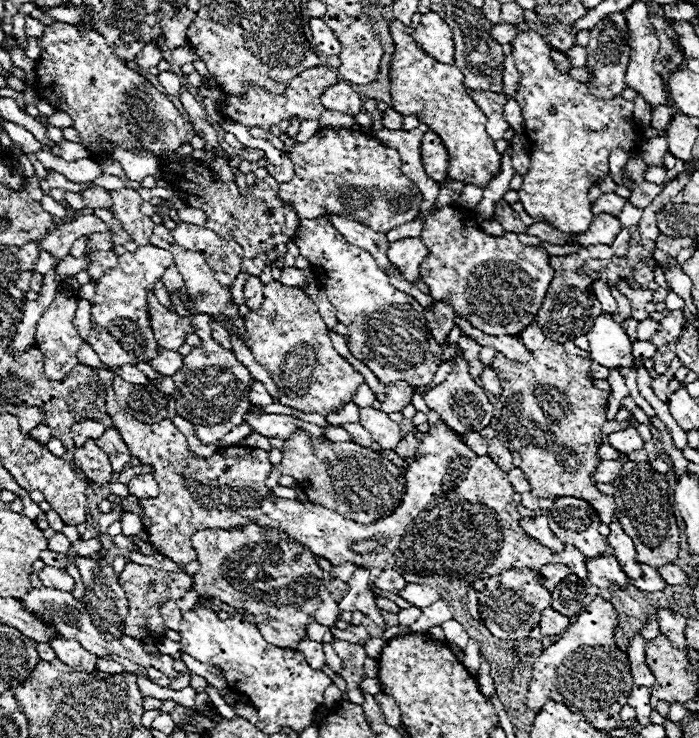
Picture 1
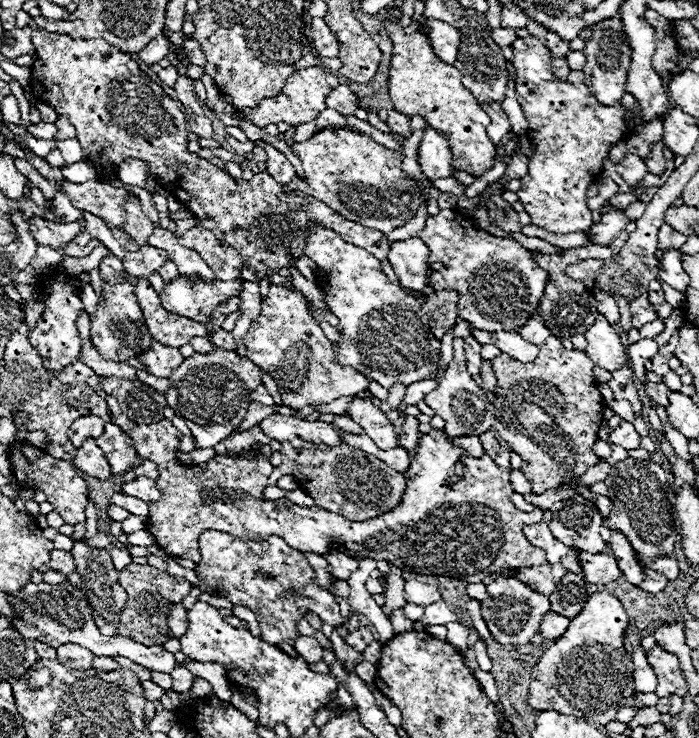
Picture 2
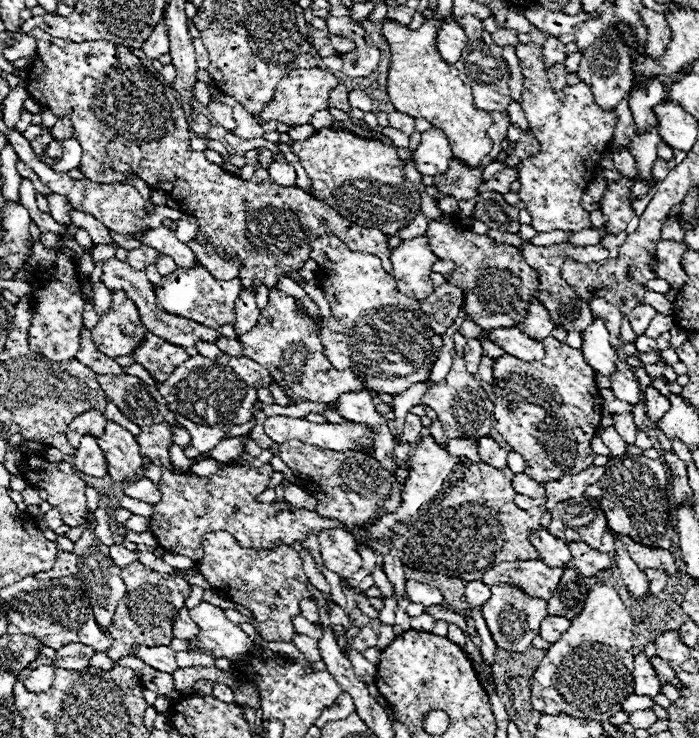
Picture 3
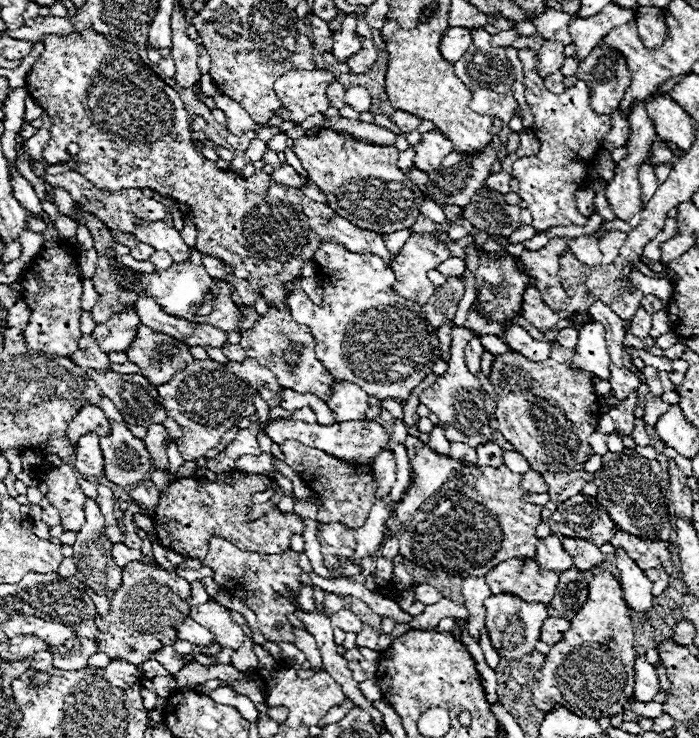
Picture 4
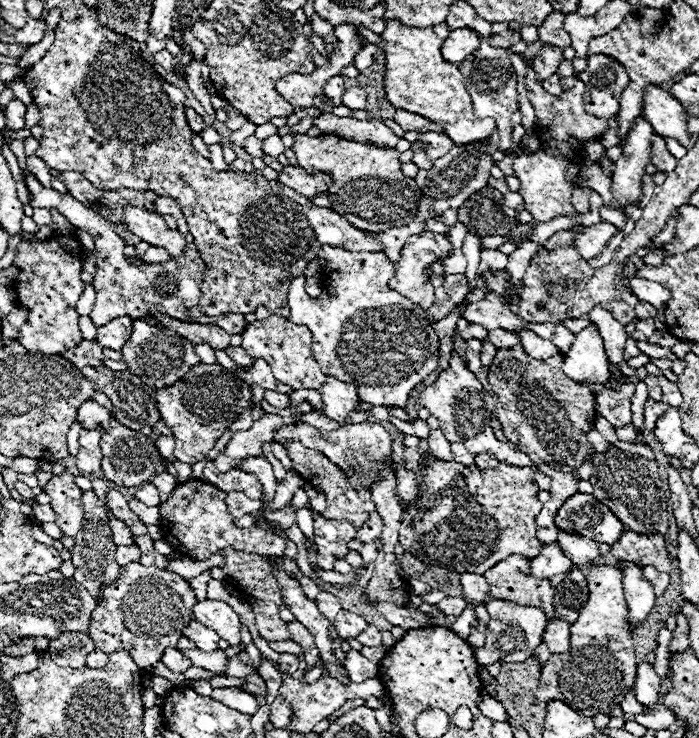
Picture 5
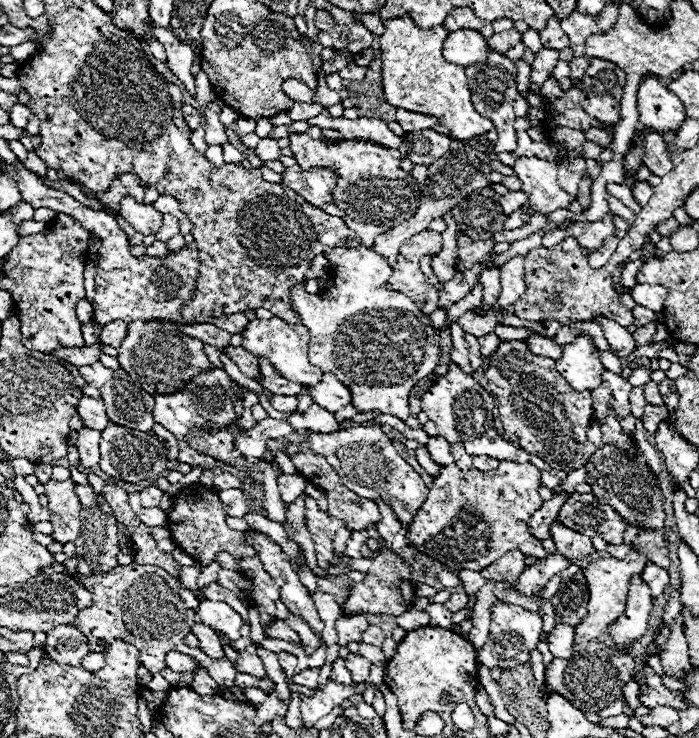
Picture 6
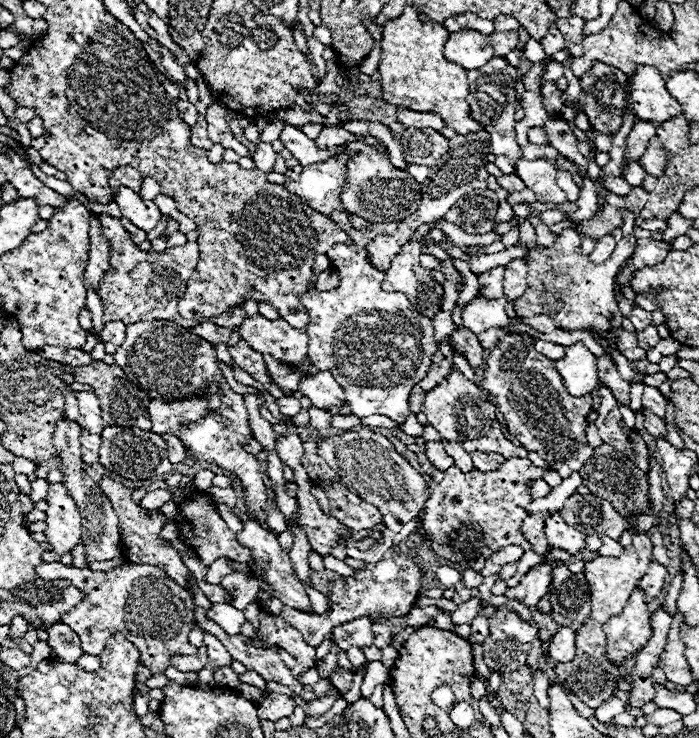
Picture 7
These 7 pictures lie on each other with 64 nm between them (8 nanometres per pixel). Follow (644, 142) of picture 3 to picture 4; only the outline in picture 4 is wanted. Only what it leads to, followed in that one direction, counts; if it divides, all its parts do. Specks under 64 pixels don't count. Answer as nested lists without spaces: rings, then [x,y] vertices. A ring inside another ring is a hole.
[[[646,160],[640,165],[638,179],[642,190],[643,206],[645,206],[652,198],[652,194],[656,192],[656,188],[658,188],[658,180],[654,176],[654,166],[652,166],[650,160]]]

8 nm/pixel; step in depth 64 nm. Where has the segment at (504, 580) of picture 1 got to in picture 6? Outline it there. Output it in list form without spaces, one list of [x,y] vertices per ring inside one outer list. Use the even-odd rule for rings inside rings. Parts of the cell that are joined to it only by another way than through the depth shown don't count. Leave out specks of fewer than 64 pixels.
[[[498,602],[490,608],[492,612],[492,624],[496,624],[496,636],[488,638],[482,648],[476,650],[476,657],[480,664],[488,668],[514,668],[518,664],[528,662],[530,650],[536,648],[536,644],[542,638],[542,618],[538,614],[532,614],[520,606]]]

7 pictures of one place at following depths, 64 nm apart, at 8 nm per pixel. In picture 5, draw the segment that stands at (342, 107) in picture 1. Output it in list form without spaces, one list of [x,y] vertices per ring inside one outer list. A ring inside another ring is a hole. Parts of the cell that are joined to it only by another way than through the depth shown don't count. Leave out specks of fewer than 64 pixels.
[[[332,76],[326,84],[324,84],[324,92],[326,96],[332,98],[334,106],[340,106],[342,104],[342,94],[344,94],[344,82],[342,82],[342,76]]]

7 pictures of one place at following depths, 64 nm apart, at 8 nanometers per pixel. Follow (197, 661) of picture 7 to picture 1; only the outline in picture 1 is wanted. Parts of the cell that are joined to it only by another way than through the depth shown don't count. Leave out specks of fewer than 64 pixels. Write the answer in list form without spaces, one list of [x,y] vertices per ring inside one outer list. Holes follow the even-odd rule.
[[[40,586],[40,588],[30,588],[30,592],[26,592],[26,596],[22,596],[20,600],[22,600],[22,606],[24,606],[28,612],[34,612],[38,618],[42,618],[42,620],[46,620],[48,624],[52,624],[52,626],[58,630],[60,638],[64,638],[64,640],[78,640],[86,650],[94,652],[96,656],[112,656],[112,654],[116,654],[116,656],[128,658],[130,662],[134,662],[134,664],[138,664],[138,666],[144,666],[144,668],[150,668],[150,666],[152,666],[152,668],[164,672],[168,678],[178,676],[178,672],[174,670],[174,658],[172,658],[170,654],[160,654],[160,656],[148,654],[148,652],[144,652],[142,644],[140,644],[138,640],[130,638],[130,636],[122,636],[122,638],[118,638],[118,640],[104,640],[104,638],[98,634],[96,626],[92,624],[92,618],[90,618],[90,614],[88,614],[88,608],[86,608],[80,600],[76,600],[70,592],[58,592],[58,590],[54,590],[54,588]]]

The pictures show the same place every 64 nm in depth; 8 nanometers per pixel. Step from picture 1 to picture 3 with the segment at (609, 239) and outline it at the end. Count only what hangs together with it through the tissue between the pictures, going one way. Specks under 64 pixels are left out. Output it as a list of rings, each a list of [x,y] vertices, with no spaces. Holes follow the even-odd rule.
[[[626,176],[608,184],[608,190],[604,194],[604,204],[602,204],[608,234],[618,234],[626,230],[626,224],[636,216],[632,210],[632,200],[628,198],[632,184],[634,180]]]

